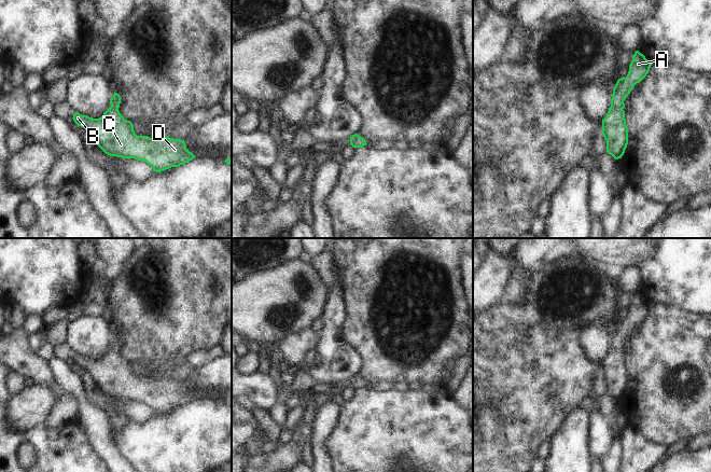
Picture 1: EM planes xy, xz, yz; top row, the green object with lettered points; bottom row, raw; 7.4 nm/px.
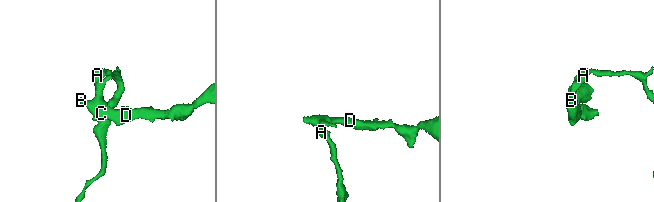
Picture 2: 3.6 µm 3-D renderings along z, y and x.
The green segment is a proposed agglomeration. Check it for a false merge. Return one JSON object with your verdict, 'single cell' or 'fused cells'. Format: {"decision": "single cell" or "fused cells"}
{"decision": "single cell"}

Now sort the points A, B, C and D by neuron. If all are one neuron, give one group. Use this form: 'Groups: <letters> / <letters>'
Groups: A B C D.

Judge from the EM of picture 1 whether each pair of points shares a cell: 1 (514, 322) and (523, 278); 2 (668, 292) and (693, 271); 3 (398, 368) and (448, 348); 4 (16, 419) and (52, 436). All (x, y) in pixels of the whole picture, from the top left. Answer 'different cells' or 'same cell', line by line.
1: different cells
2: same cell
3: same cell
4: different cells

